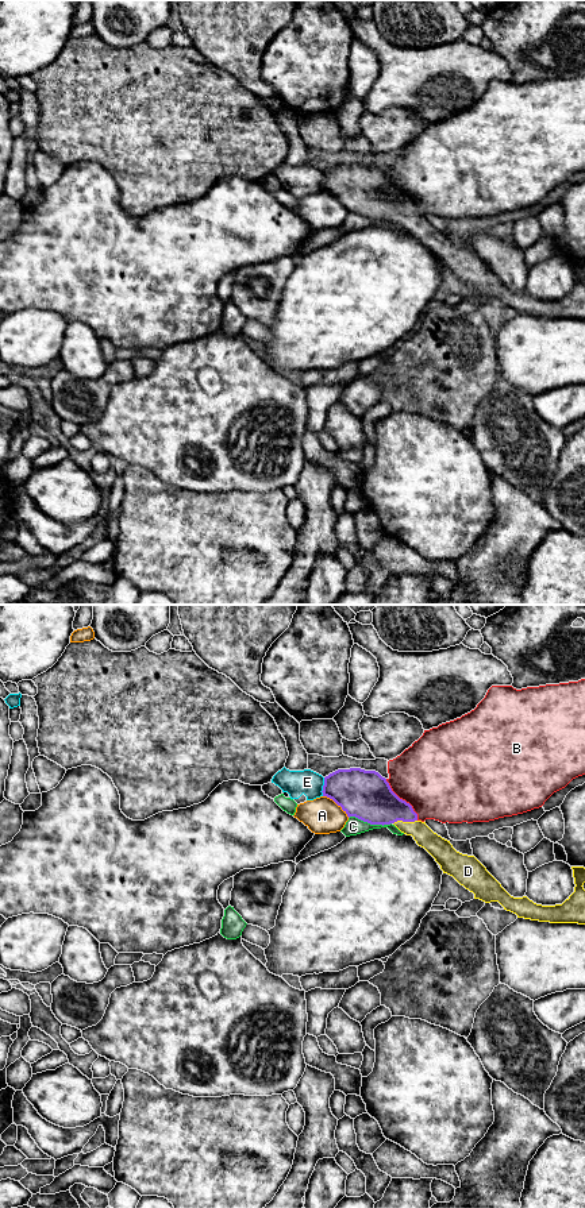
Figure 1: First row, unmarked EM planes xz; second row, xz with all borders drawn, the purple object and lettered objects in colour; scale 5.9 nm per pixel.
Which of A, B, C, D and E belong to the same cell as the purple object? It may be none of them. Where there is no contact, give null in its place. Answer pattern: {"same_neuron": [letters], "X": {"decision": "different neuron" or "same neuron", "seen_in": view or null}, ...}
{"same_neuron": ["D"], "A": {"decision": "different neuron", "seen_in": "xz"}, "B": {"decision": "different neuron", "seen_in": "xz"}, "C": {"decision": "different neuron", "seen_in": "xz"}, "D": {"decision": "same neuron", "seen_in": "xz"}, "E": {"decision": "different neuron", "seen_in": "xz"}}

